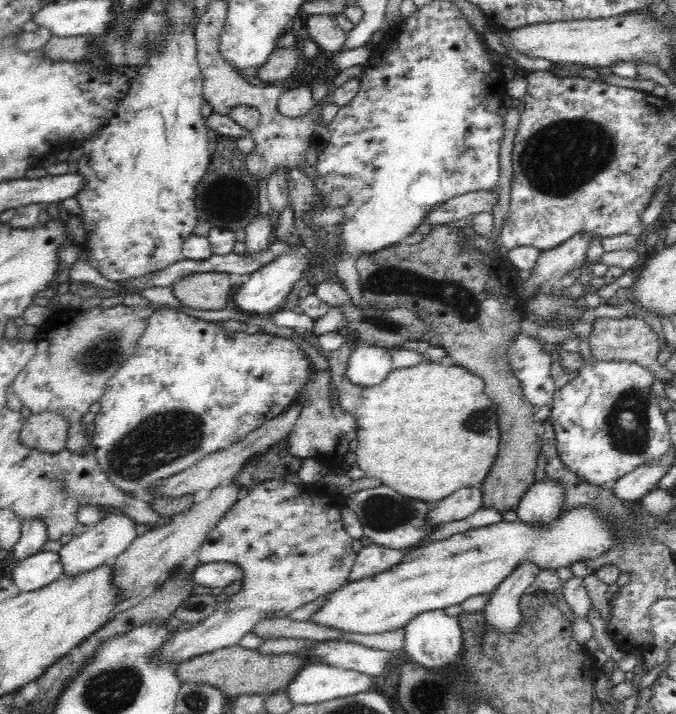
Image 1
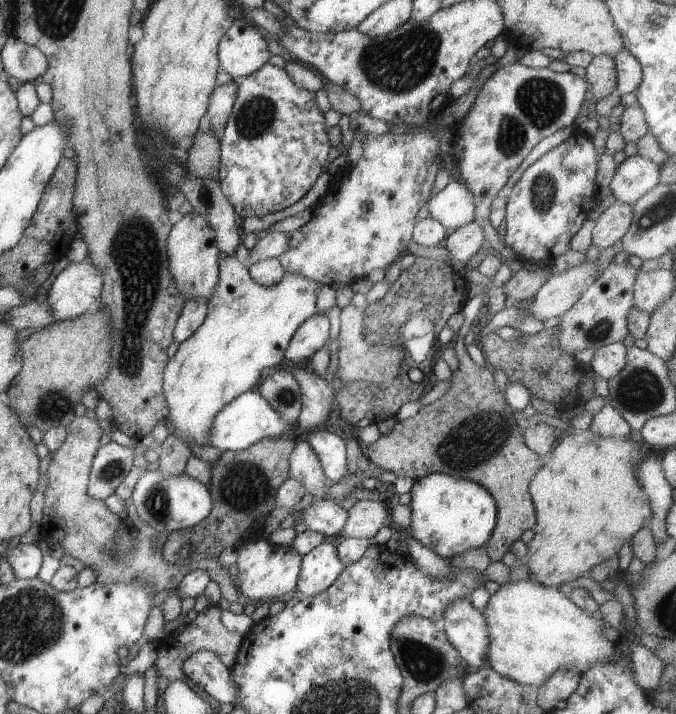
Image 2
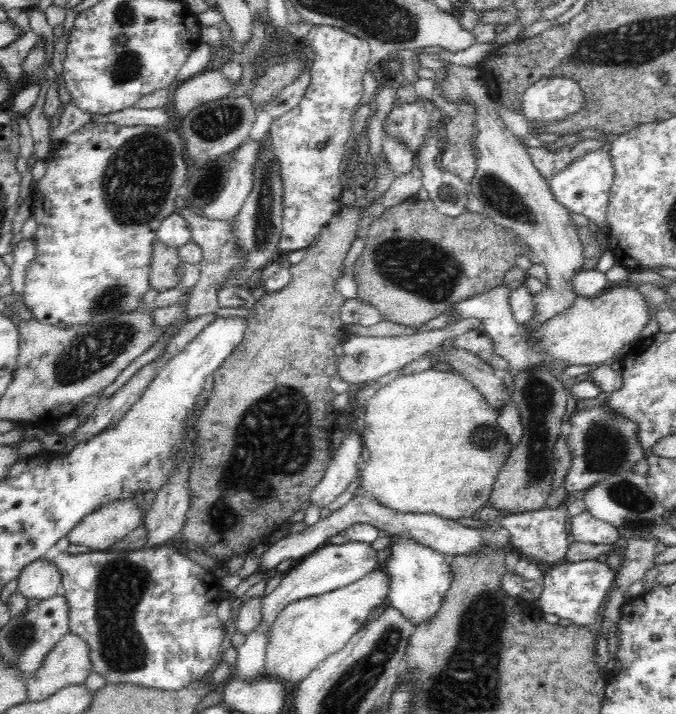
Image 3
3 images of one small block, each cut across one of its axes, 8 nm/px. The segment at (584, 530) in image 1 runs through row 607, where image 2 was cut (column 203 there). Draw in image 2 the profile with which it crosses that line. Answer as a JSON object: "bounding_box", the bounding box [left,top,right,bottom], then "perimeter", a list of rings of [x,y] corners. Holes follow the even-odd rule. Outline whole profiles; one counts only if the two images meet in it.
{"bounding_box":[162,256,321,448],"perimeter":[[[223,256],[218,267],[217,284],[206,301],[203,322],[178,344],[162,372],[169,433],[197,448],[207,446],[207,434],[211,432],[215,412],[242,392],[255,387],[261,370],[277,368],[295,329],[317,311],[315,292],[321,286],[319,282],[293,272],[284,272],[277,284],[267,288],[259,286],[251,280],[248,268],[235,256]]]}

